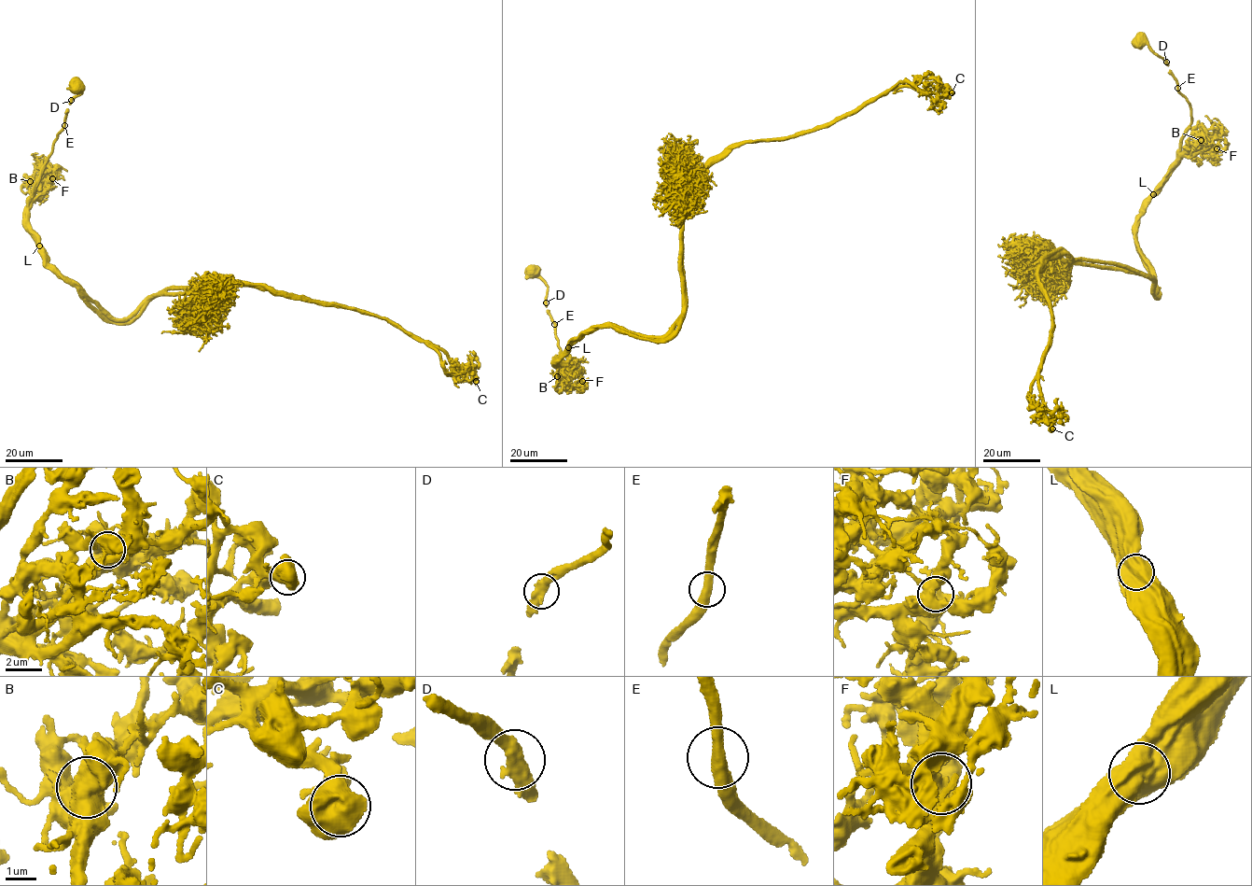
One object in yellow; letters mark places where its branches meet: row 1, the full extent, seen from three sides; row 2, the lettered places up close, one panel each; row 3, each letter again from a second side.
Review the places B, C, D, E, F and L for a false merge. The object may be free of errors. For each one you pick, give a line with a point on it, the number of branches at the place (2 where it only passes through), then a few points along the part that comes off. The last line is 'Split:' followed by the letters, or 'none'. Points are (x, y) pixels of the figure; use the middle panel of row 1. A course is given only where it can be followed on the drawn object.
L: place (568, 347); branches 2; course (569, 347), (607, 325), (671, 330), (683, 309), (685, 193), (727, 150), (827, 127), (903, 86), (937, 92)
Split: L

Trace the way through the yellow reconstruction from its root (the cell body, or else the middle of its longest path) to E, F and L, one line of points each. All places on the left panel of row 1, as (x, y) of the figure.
E: (76, 84), (80, 82), (82, 91), (69, 104), (64, 125)
F: (76, 84), (80, 82), (82, 91), (69, 104), (64, 128), (52, 147), (32, 197), (39, 195), (52, 178)
L: (76, 84), (80, 82), (82, 91), (69, 104), (64, 128), (52, 147), (32, 197), (28, 220), (39, 246)

